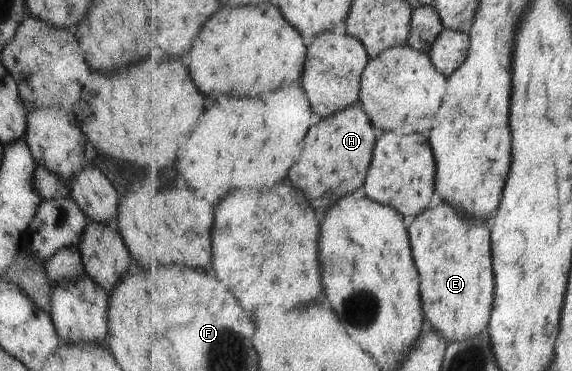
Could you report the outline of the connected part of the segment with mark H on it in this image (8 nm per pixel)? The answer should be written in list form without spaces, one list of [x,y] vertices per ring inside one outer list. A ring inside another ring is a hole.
[[[352,106],[336,116],[321,119],[322,122],[310,130],[306,136],[306,150],[298,160],[298,168],[290,170],[290,180],[310,196],[310,204],[316,210],[332,208],[330,200],[342,200],[348,194],[354,194],[364,186],[364,178],[368,174],[374,146],[380,134],[372,126],[368,113],[360,106]]]

